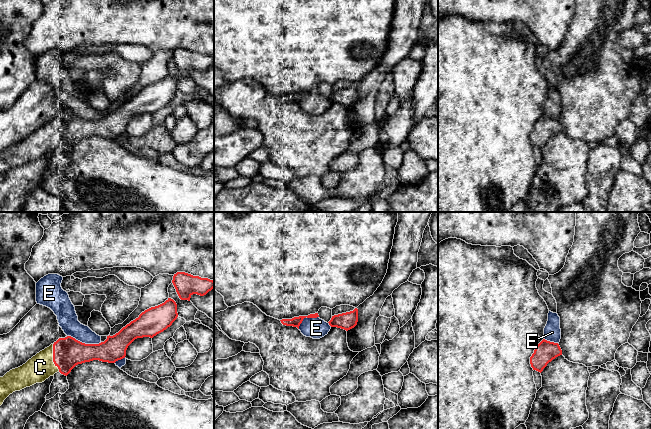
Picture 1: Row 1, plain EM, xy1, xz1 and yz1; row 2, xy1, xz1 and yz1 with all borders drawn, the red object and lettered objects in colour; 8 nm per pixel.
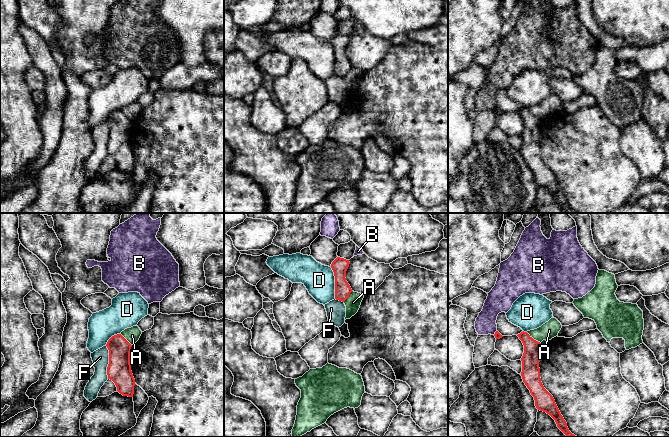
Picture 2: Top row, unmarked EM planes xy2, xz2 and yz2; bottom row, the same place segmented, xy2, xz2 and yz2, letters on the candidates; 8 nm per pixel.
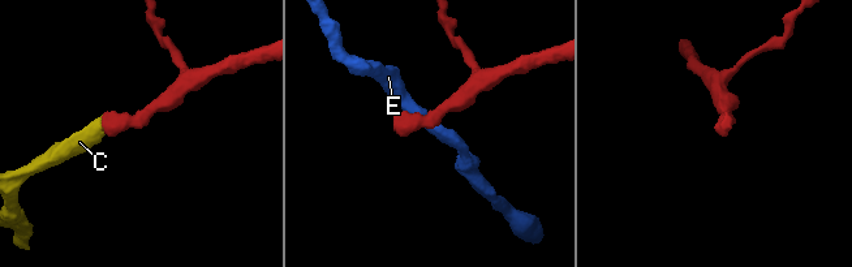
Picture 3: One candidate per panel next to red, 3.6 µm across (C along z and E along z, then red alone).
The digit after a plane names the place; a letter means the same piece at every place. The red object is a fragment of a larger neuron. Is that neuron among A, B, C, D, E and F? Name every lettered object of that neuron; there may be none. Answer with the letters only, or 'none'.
C

